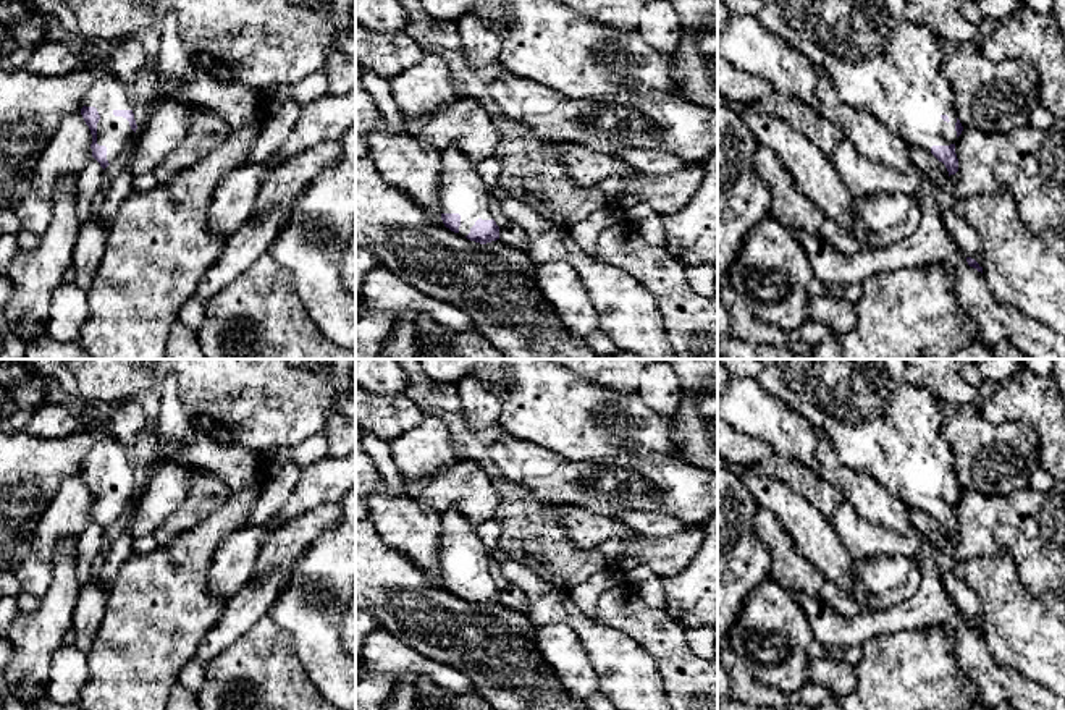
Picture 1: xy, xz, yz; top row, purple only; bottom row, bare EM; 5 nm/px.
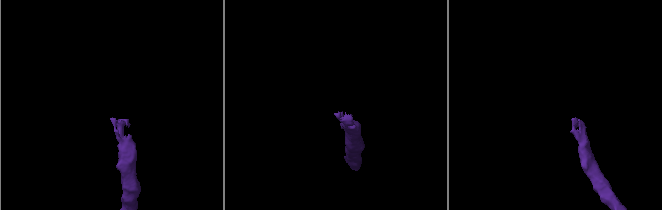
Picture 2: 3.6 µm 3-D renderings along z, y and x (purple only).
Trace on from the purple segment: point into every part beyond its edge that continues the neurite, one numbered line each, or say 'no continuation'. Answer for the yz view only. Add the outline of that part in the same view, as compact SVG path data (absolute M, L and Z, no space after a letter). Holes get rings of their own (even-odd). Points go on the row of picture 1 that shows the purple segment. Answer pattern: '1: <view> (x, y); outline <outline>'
1: yz (881, 62); outline M721 0L730 13L755 18L769 32L774 32L784 39L789 45L795 47L808 61L821 66L829 73L836 84L839 99L852 107L865 108L873 113L889 129L895 131L908 146L918 146L931 152L932 146L950 146L957 142L957 113L953 108L953 94L947 82L941 76L941 65L944 55L937 44L937 39L923 26L918 26L907 19L907 0Z

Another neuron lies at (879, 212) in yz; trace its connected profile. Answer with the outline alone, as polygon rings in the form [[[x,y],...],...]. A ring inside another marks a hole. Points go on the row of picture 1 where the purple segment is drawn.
[[[874,194],[853,201],[853,212],[863,230],[881,236],[886,230],[900,225],[908,215],[910,196]]]

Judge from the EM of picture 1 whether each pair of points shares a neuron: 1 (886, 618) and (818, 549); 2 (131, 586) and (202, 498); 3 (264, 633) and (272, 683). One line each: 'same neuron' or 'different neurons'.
1: different neurons
2: different neurons
3: same neuron

